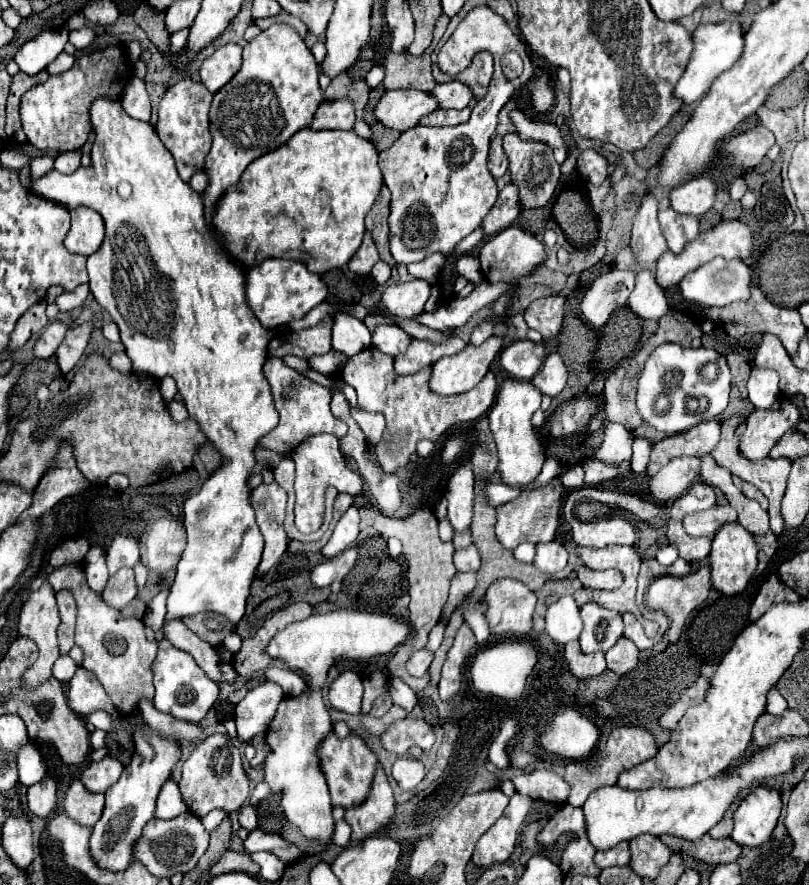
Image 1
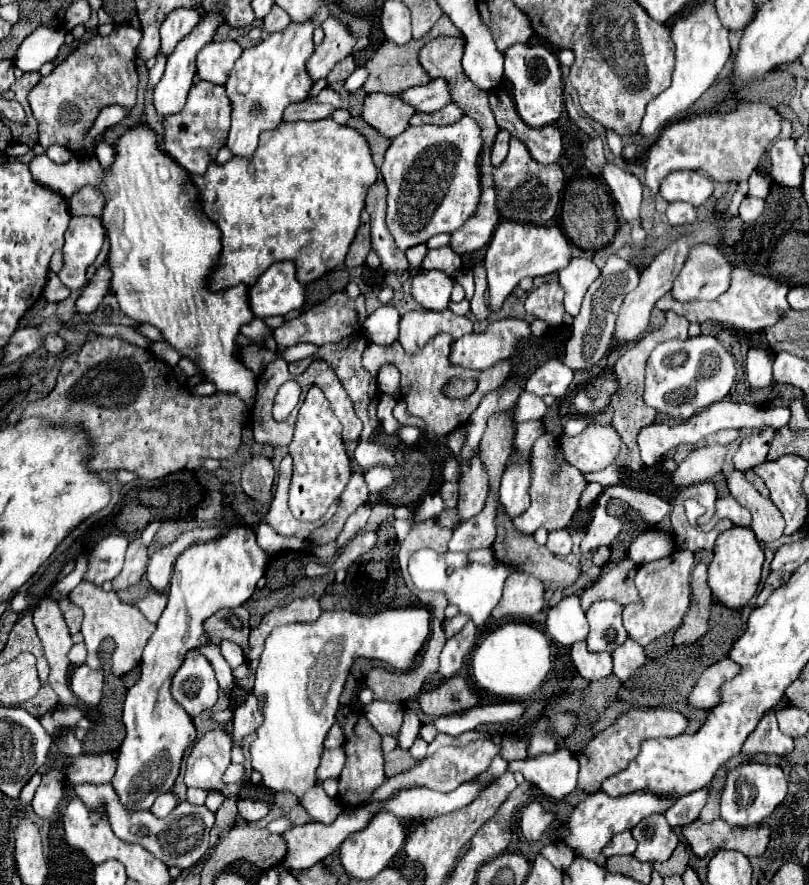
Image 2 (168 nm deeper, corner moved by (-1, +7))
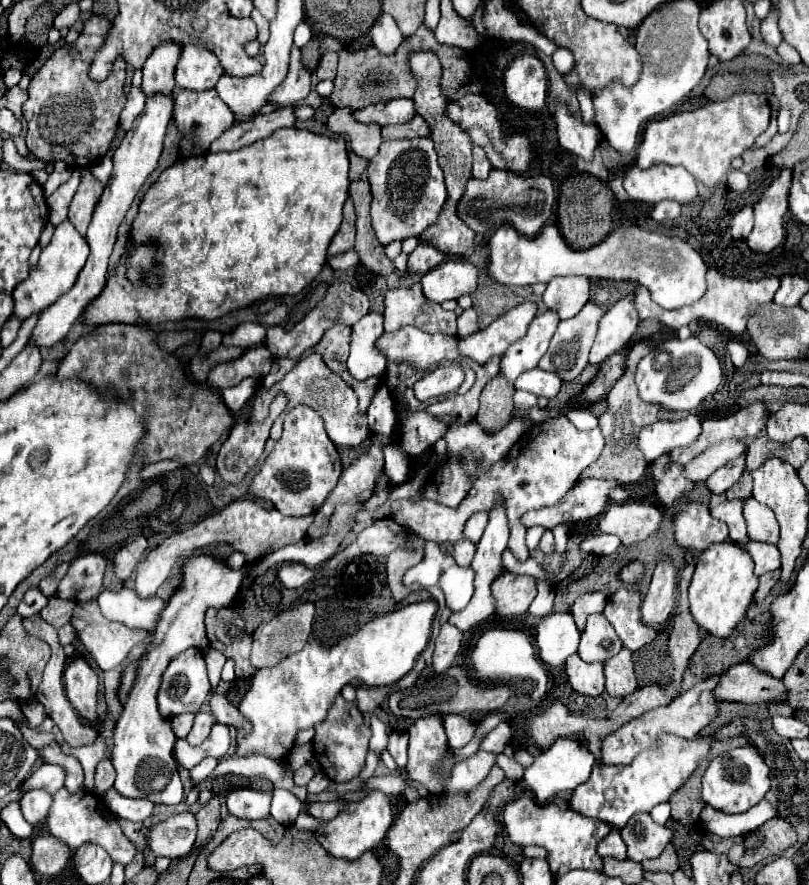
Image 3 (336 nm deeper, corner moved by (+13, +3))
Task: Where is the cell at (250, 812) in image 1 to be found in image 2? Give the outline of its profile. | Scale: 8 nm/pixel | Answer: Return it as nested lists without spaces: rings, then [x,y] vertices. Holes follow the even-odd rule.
[[[240,799],[238,801],[238,813],[246,821],[260,821],[270,813],[272,805],[266,801],[254,801],[254,799]]]

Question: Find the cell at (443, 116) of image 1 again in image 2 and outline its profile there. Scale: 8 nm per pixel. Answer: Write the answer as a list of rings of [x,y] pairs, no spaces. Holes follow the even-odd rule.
[[[446,105],[436,113],[414,113],[410,117],[410,125],[452,125],[456,121],[462,119],[464,113],[460,113],[460,109],[456,109],[456,105]]]

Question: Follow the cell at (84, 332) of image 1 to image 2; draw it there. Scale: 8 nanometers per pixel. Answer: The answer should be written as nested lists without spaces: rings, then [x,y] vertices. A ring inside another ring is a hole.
[[[48,333],[46,335],[46,339],[44,339],[44,349],[48,351],[48,353],[52,353],[52,355],[56,355],[56,353],[62,353],[64,351],[64,339],[60,337],[60,335],[56,335],[56,333]]]

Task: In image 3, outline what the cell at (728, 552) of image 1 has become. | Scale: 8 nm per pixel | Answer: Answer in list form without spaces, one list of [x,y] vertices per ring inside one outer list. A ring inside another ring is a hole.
[[[732,541],[710,545],[698,559],[696,571],[690,583],[690,611],[694,621],[716,637],[726,637],[744,619],[752,595],[758,589],[758,577],[754,575],[754,563],[750,553]]]

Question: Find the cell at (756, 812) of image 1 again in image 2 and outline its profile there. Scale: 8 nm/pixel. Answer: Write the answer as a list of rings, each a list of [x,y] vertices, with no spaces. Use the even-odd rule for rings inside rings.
[[[742,763],[728,771],[722,799],[720,799],[720,815],[730,825],[756,825],[762,823],[786,797],[786,775],[778,765],[764,763]]]

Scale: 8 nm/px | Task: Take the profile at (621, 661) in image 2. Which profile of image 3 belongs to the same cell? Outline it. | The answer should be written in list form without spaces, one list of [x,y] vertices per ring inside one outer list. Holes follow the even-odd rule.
[[[622,647],[618,655],[604,661],[604,675],[606,675],[606,691],[612,697],[626,697],[634,693],[638,687],[638,679],[632,665],[632,653]]]

